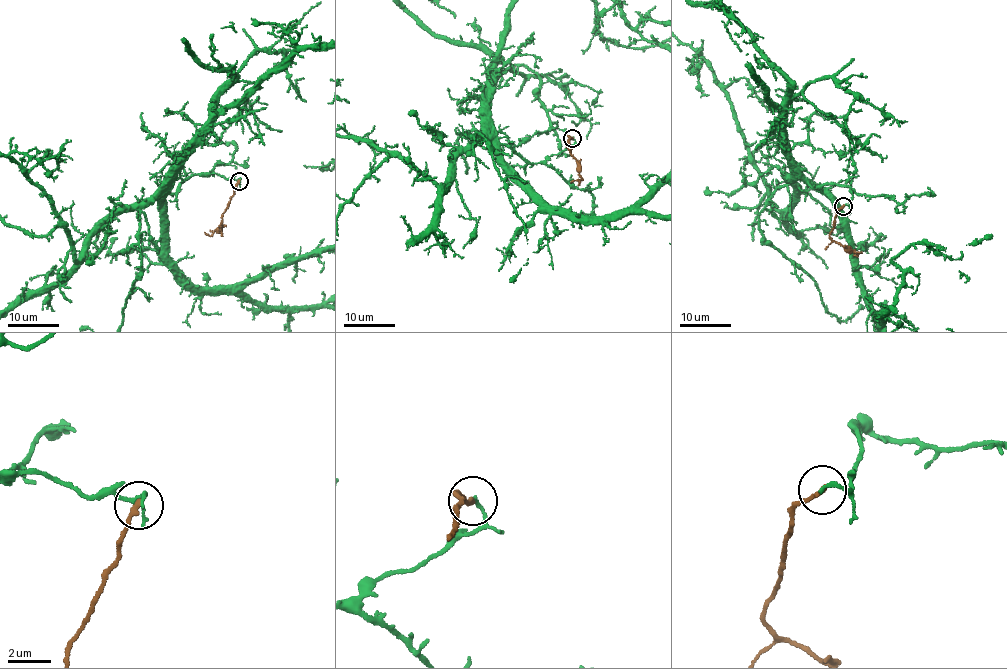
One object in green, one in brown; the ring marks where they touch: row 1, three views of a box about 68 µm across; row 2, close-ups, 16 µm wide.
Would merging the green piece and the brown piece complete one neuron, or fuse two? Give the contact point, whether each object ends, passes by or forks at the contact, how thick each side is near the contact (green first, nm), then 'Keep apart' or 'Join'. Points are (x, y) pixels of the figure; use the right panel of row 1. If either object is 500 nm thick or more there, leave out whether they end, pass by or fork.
Place: (843, 206). At the ring green ends. At the ring brown ends. Thickness 170 nm (green) against 240 nm. Keep apart

